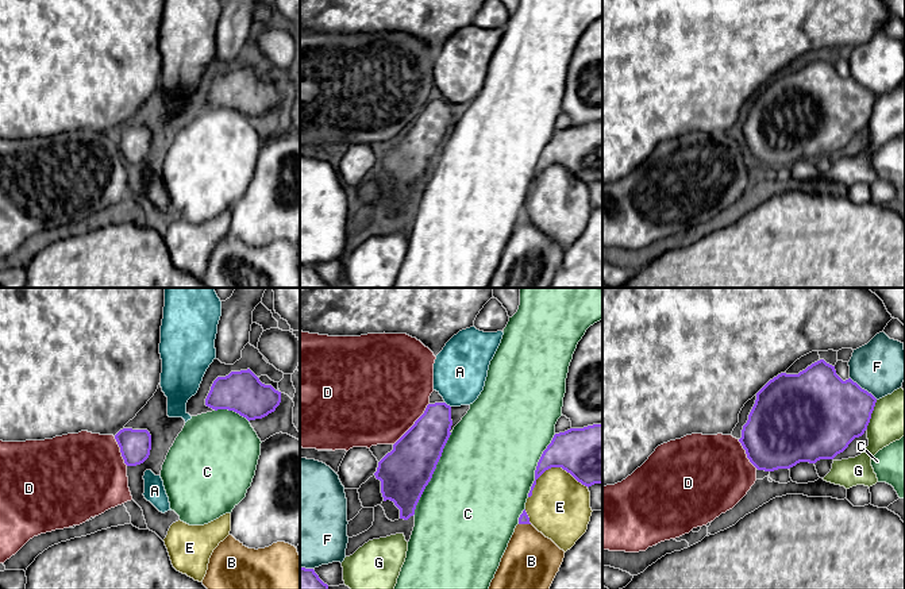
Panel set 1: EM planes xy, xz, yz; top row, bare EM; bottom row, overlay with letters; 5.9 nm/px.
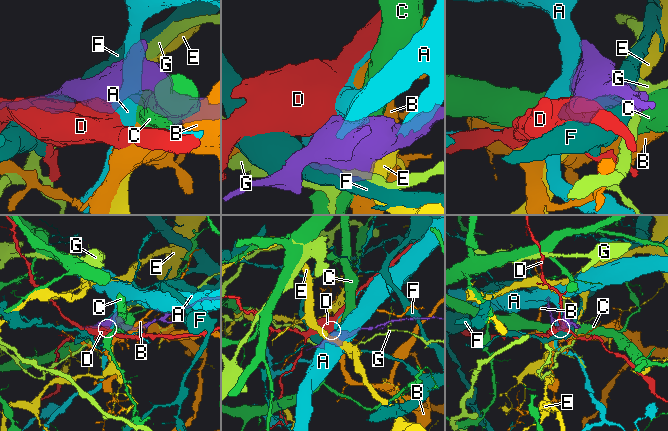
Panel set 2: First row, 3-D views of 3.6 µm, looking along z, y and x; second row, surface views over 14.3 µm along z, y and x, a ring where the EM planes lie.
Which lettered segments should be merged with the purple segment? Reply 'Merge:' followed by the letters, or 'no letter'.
Merge: no letter

